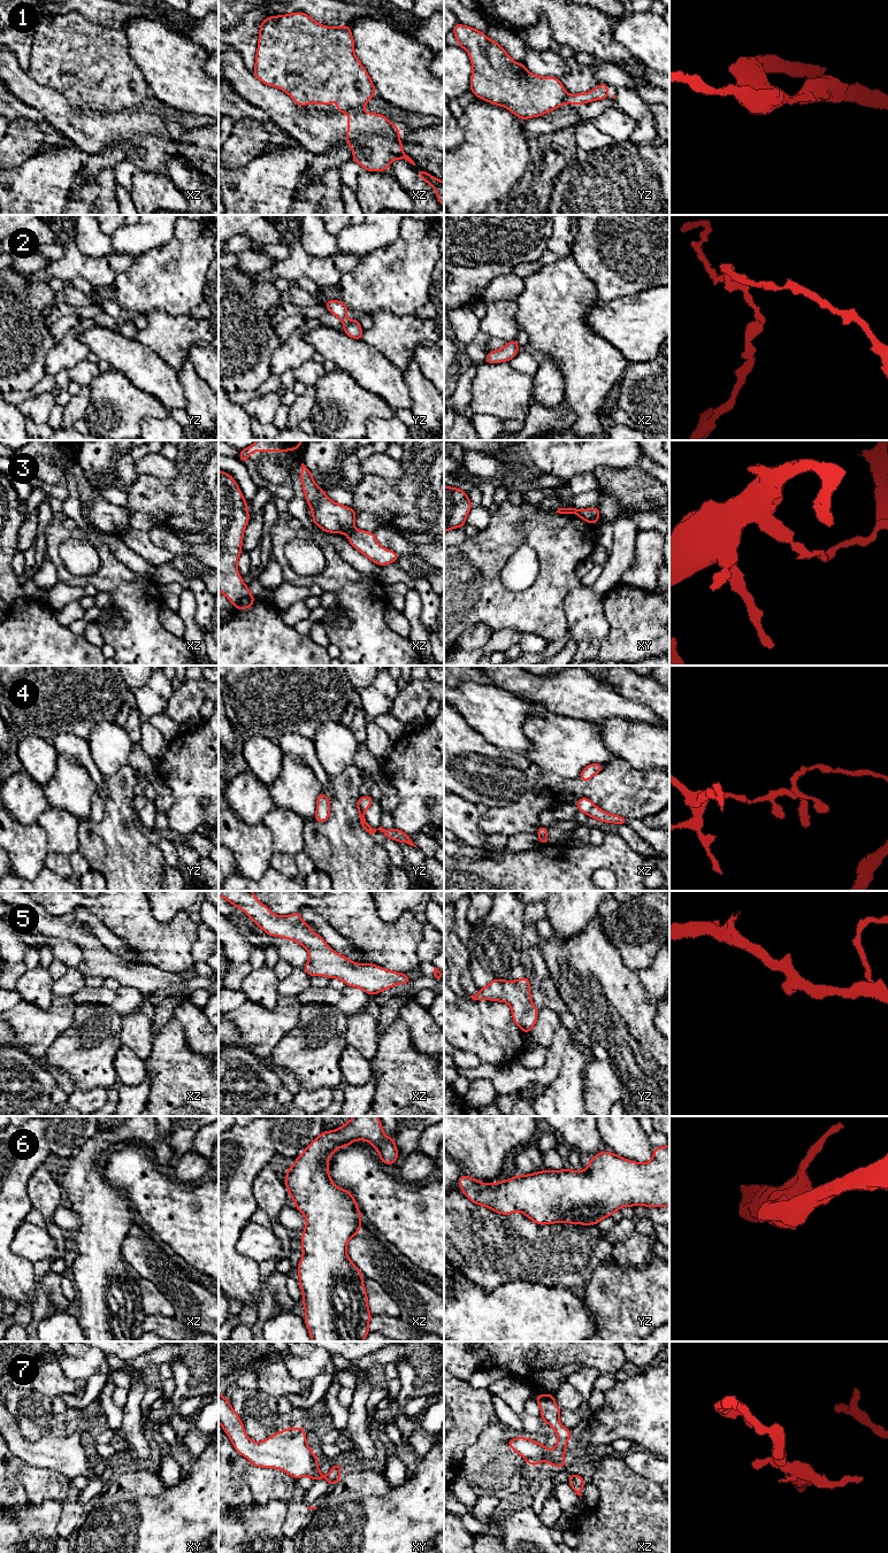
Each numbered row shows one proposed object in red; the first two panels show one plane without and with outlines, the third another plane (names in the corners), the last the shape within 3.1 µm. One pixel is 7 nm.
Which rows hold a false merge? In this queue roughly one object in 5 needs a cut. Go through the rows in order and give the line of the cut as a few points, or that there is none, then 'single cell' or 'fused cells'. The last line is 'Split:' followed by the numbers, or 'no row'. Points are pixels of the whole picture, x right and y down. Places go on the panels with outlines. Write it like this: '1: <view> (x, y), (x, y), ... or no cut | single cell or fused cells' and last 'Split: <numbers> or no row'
1: xz (360, 108), (347, 113) | fused cells
2: no cut | single cell
3: xz (353, 529), (346, 533) | fused cells
4: yz (358, 799), (359, 806), (364, 812) | fused cells
5: no cut | single cell
6: no cut | single cell
7: no cut | single cell
Split: 1, 3, 4

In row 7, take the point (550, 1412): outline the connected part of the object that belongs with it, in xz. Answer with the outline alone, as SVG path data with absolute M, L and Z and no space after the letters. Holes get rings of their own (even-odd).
M538 1394L535 1399L541 1408L541 1417L557 1432L557 1446L553 1450L548 1450L545 1445L523 1437L511 1438L507 1445L519 1453L529 1466L537 1466L542 1461L546 1461L548 1464L564 1468L567 1466L564 1455L571 1438L571 1430L559 1422L561 1409L557 1406L553 1394Z

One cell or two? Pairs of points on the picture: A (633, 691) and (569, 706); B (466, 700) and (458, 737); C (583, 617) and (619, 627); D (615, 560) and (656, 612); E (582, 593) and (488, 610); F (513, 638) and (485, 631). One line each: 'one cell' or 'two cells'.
A: two cells
B: two cells
C: two cells
D: two cells
E: two cells
F: two cells

